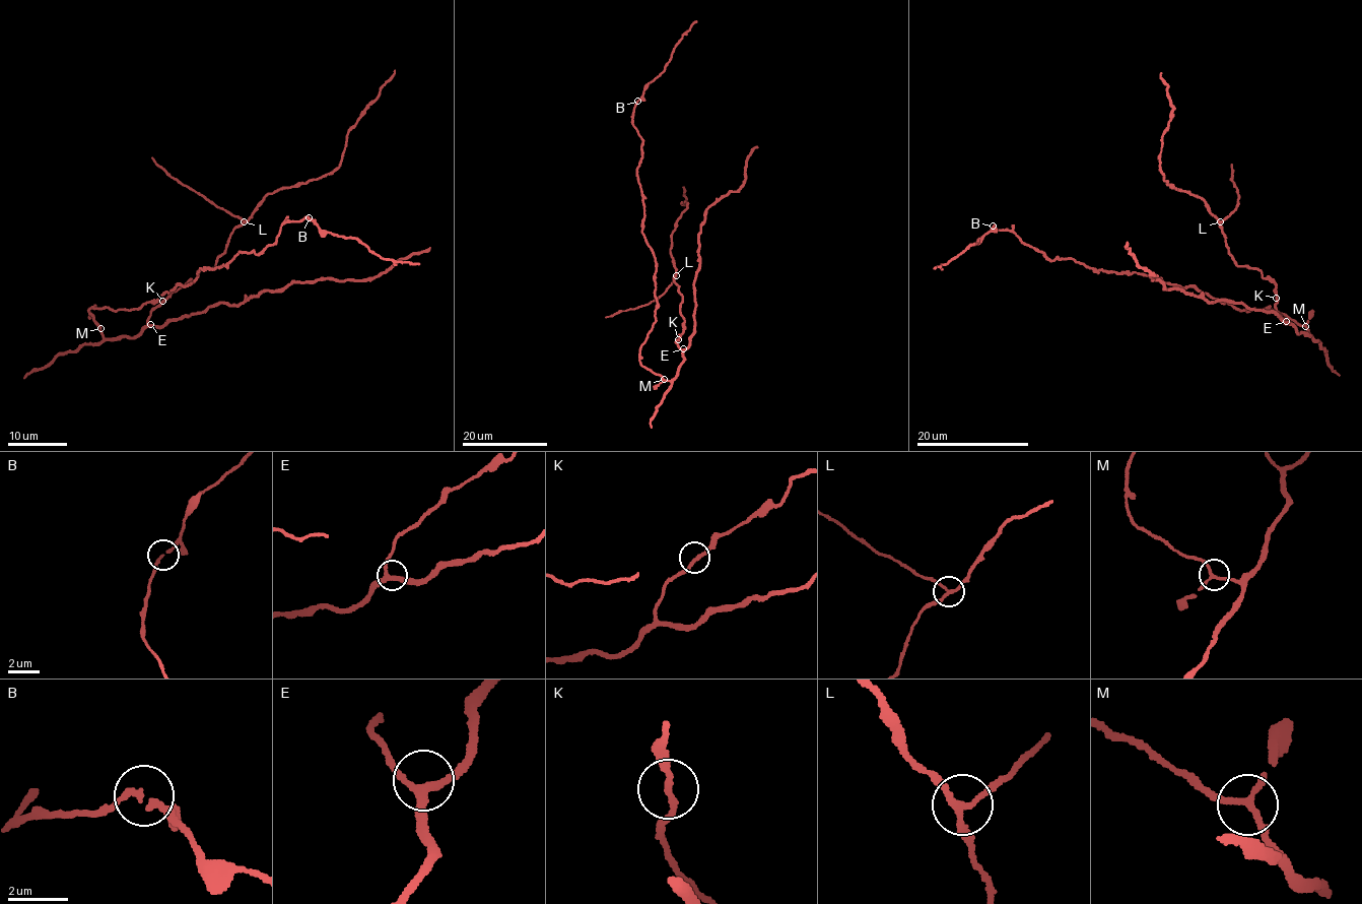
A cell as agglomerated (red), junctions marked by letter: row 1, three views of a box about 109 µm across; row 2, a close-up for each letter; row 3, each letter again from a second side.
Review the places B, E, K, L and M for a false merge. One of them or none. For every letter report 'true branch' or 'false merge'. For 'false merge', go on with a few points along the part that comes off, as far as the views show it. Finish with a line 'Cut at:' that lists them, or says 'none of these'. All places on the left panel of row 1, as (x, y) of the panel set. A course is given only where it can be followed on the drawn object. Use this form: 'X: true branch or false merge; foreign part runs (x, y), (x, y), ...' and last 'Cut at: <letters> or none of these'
B: true branch
E: true branch
K: true branch
L: false merge; foreign part runs (245, 221), (174, 179), (152, 157)
M: true branch
Cut at: L

